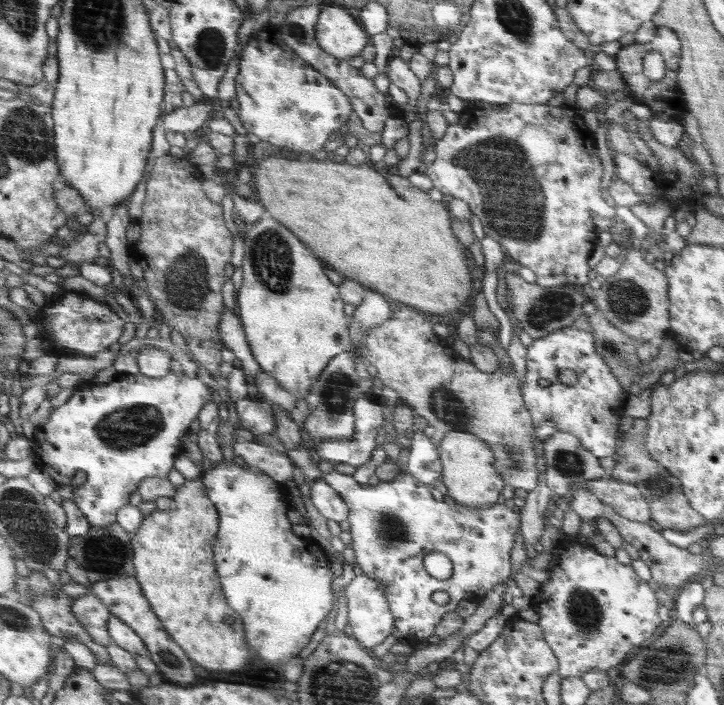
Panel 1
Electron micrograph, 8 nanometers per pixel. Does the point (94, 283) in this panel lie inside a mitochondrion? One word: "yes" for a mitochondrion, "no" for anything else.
no

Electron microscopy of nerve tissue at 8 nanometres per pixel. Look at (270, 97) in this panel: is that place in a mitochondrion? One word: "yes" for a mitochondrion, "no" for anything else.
no

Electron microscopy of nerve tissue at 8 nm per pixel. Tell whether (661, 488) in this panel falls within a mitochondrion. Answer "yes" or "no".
yes

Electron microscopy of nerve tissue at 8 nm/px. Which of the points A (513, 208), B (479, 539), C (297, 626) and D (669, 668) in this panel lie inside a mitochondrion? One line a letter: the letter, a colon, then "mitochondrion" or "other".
A: mitochondrion
B: other
C: other
D: mitochondrion

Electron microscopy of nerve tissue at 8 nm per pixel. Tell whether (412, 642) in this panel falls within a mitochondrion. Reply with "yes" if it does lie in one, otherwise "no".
no

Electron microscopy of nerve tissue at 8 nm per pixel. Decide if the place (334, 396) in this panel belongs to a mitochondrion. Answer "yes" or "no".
yes

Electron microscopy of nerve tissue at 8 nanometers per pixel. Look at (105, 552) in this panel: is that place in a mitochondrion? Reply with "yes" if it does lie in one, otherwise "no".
yes

